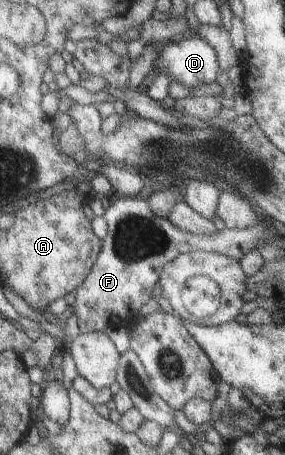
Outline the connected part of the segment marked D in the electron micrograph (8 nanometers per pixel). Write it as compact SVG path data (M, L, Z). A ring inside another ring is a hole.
M190 37L180 41L164 40L153 69L169 75L187 88L216 82L218 62L215 51L202 38Z

